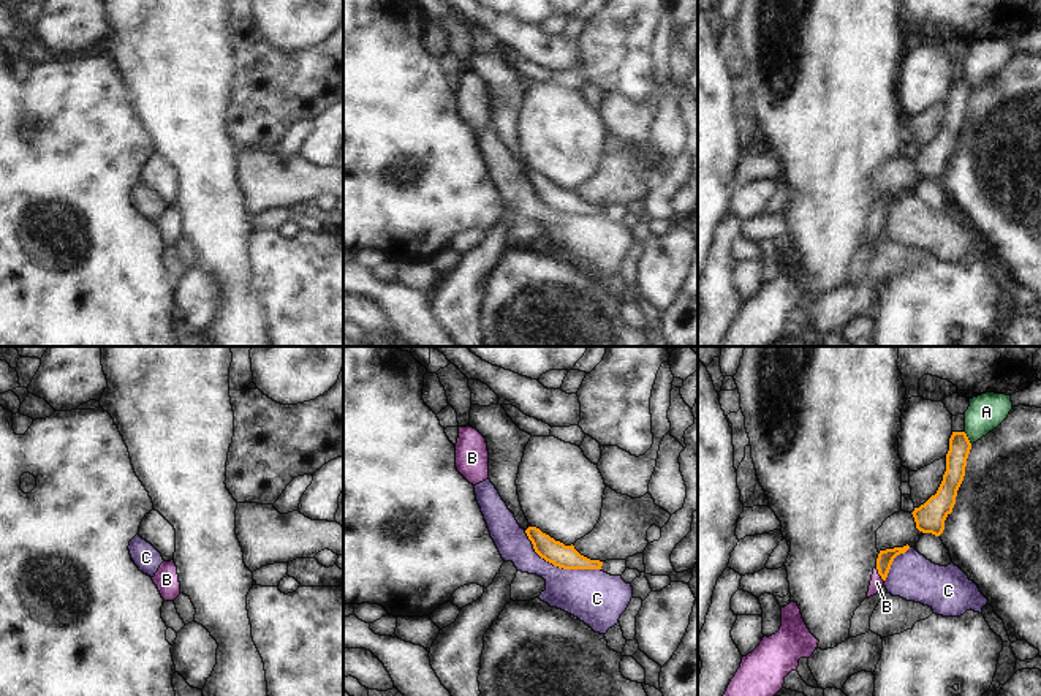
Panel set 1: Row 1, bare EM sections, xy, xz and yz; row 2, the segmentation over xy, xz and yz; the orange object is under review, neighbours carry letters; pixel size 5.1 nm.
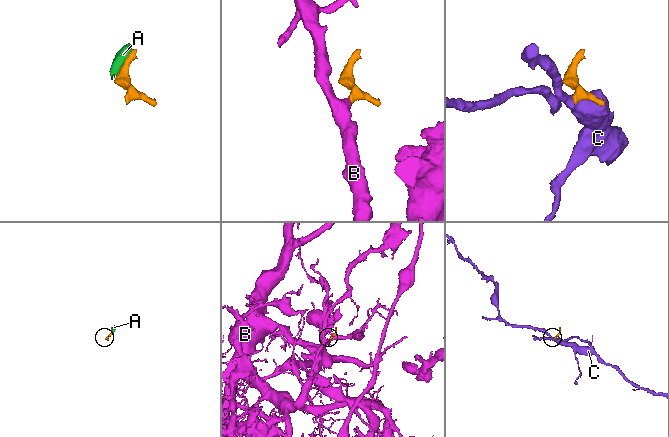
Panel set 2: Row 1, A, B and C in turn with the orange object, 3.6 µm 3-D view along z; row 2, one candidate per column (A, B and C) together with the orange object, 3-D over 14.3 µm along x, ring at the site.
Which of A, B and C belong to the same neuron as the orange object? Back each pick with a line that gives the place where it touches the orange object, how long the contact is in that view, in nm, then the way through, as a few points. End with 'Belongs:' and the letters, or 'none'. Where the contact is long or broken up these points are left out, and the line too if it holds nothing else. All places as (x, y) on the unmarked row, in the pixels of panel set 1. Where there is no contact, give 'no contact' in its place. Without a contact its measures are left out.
B: yz (878, 219) | 90 nm | across yz (885, 204), (878, 219), (877, 228)
Belongs: B

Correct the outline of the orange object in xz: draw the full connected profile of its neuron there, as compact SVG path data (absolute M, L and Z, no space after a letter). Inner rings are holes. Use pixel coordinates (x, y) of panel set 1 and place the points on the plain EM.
M528 172L525 179L532 187L535 198L554 212L563 215L601 215L603 212L603 207L581 201L573 190L565 191L536 172Z

